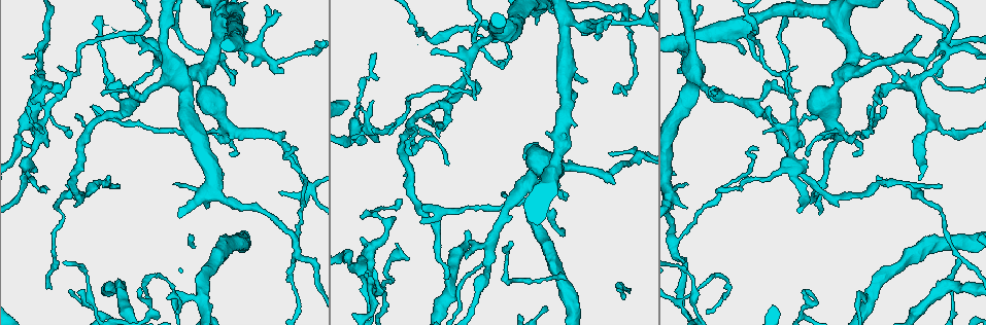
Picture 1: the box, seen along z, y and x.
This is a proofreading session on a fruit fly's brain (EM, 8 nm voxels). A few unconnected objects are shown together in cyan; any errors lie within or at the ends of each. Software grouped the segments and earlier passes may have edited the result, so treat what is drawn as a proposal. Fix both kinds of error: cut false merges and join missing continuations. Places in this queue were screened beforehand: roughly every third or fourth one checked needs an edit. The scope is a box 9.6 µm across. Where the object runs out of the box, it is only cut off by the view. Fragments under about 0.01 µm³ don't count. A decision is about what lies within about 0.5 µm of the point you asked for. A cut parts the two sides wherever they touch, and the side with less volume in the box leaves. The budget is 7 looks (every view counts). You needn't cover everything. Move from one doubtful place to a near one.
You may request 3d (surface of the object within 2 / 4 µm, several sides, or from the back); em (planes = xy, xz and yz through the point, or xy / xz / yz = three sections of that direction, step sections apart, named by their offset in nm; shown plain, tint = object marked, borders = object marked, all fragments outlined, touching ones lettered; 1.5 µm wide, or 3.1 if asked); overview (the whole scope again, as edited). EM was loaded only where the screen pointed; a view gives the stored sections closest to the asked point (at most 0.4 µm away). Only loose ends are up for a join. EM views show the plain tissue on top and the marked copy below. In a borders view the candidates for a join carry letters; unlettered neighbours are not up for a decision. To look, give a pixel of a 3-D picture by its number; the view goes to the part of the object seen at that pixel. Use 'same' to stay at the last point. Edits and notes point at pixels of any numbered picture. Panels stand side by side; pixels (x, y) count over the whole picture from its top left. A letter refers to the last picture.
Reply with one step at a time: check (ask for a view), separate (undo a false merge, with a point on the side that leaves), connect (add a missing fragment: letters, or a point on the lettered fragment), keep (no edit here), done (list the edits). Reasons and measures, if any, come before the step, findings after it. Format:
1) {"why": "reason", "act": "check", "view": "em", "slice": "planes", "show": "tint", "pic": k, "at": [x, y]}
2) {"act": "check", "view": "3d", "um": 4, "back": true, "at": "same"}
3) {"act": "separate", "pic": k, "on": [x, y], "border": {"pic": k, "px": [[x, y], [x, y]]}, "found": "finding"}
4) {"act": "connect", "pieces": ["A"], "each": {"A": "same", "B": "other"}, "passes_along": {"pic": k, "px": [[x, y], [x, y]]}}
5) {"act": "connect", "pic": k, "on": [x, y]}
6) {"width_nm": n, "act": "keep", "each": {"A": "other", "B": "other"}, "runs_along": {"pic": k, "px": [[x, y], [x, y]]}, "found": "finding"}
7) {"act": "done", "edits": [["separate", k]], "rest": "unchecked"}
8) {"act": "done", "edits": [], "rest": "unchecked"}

{"why": "stops while still wide", "act": "check", "view": "3d", "um": 2, "pic": 1, "at": [206, 207]}

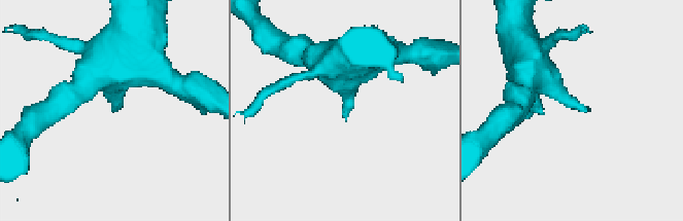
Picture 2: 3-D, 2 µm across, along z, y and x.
{"why": "need the tissue", "act": "check", "view": "em", "slice": "xy", "step": 4, "show": "tint", "pic": 2, "at": [579, 109]}

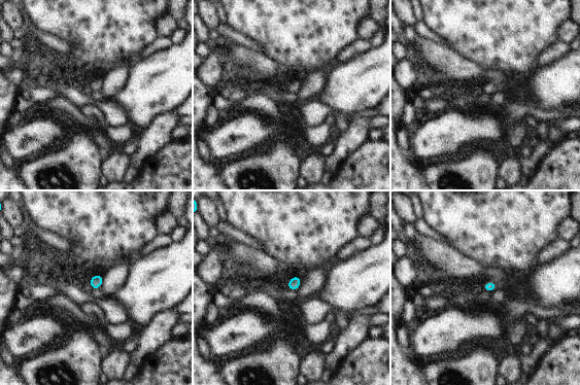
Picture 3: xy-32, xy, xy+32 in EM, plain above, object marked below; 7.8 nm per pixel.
{"act": "check", "view": "em", "slice": "planes", "show": "borders", "at": "same"}

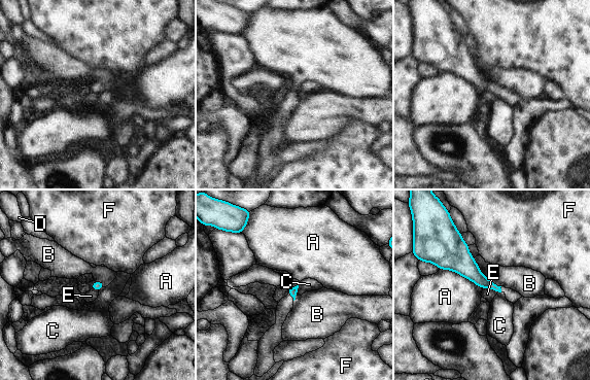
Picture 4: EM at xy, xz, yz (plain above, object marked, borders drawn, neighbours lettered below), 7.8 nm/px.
{"longest_contact_nm": ["A", 360], "act": "keep", "each": {"A": "other", "B": "other", "C": "other", "D": "other", "E": "other", "F": "other"}, "found": "none of them fits"}

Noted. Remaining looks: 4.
{"why": "thin end", "act": "check", "view": "3d", "um": 2, "pic": 1, "at": [818, 117]}

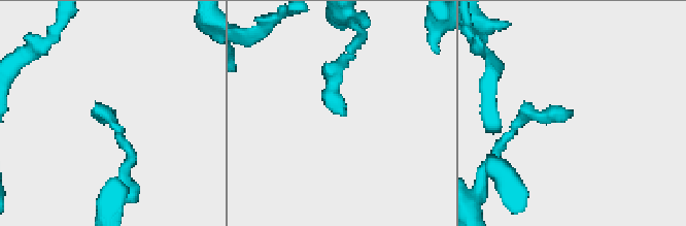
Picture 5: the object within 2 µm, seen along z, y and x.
{"act": "check", "view": "em", "slice": "xz", "step": 4, "show": "tint", "pic": 5, "at": [572, 111]}

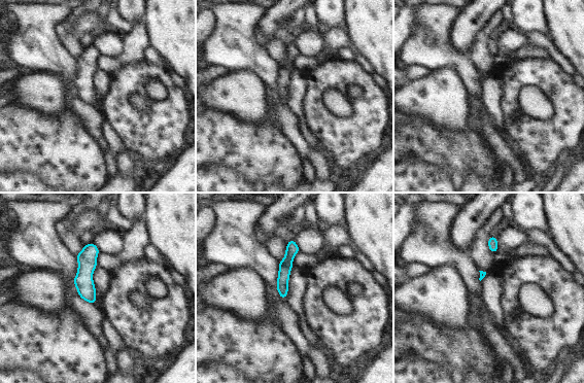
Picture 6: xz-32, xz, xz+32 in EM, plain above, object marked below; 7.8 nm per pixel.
{"why": "another direction", "act": "check", "view": "em", "slice": "planes", "show": "borders", "at": "same"}

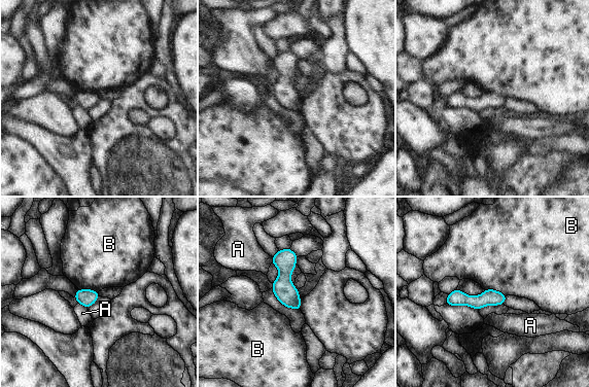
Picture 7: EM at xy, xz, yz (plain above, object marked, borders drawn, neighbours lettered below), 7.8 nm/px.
{"act": "keep", "each": {"A": "other", "B": "other"}, "border": {"pic": 7, "px": [[484, 288], [494, 288], [506, 295]]}, "found": "none of them fits"}

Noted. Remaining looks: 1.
{"why": "branch stops here", "act": "check", "view": "em", "slice": "planes", "show": "borders", "pic": 1, "at": [281, 72]}

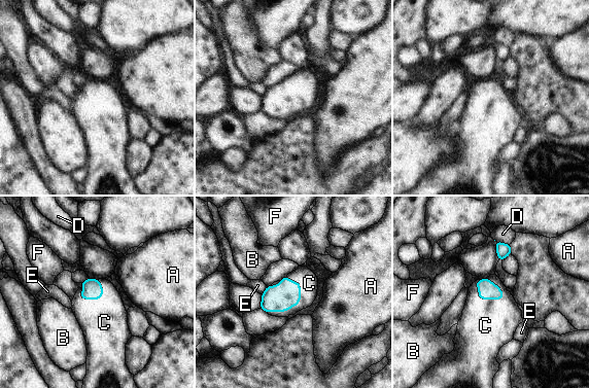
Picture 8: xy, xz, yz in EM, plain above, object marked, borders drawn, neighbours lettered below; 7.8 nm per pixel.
{"longest_contact_nm": ["C", 260], "act": "connect", "pieces": ["C"], "each": {"A": "other", "B": "other", "C": "same", "D": "other", "E": "other", "F": "other"}, "passes_along": {"pic": 8, "px": [[487, 290], [485, 298], [485, 325]]}, "found": "the neuron continues"}

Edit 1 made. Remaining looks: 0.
{"act": "done", "edits": [["connect", 8]], "rest": "unchecked"}

